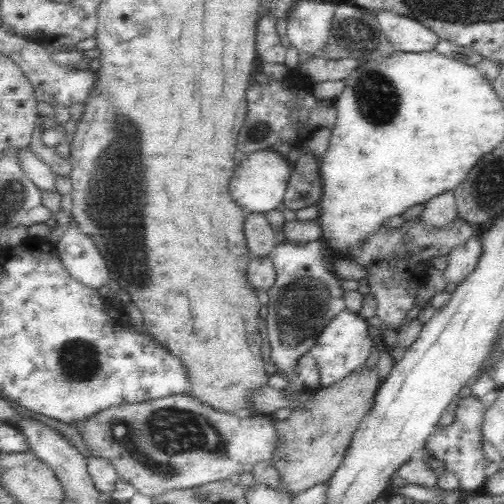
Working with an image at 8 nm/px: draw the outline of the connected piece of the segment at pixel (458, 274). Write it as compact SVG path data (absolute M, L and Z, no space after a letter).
M478 236L472 237L462 246L457 246L447 255L448 268L444 272L446 280L460 284L463 278L476 268L482 252L484 252L484 243Z

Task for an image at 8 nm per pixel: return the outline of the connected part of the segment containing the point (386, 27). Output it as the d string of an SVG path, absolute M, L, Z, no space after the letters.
M388 12L378 14L377 18L378 22L380 22L382 32L386 34L386 38L392 44L394 51L430 52L430 50L436 50L436 46L440 44L440 36L436 34L436 31L430 27L426 27L420 20L396 14L388 14Z

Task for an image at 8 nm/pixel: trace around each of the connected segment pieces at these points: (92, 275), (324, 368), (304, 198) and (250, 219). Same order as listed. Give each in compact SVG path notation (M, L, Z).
M74 220L54 247L72 279L96 291L108 284L111 278L104 259L91 240L78 231Z
M344 309L341 310L332 320L322 329L322 332L320 333L320 336L318 336L318 340L316 340L316 346L314 346L314 349L310 350L310 354L316 359L316 362L318 363L320 373L322 373L322 387L334 384L335 382L338 382L339 380L342 380L343 378L346 378L347 376L350 376L352 372L358 371L362 368L364 368L364 362L370 358L370 354L372 354L372 348L374 348L375 345L382 345L382 344L376 344L376 340L368 334L368 323L366 321L366 318L360 313L360 312L348 312L348 310Z
M302 154L299 160L292 164L281 202L286 210L298 210L318 204L321 184L316 161L316 158Z
M246 213L243 226L247 254L251 257L266 257L276 246L275 232L272 231L265 213Z

